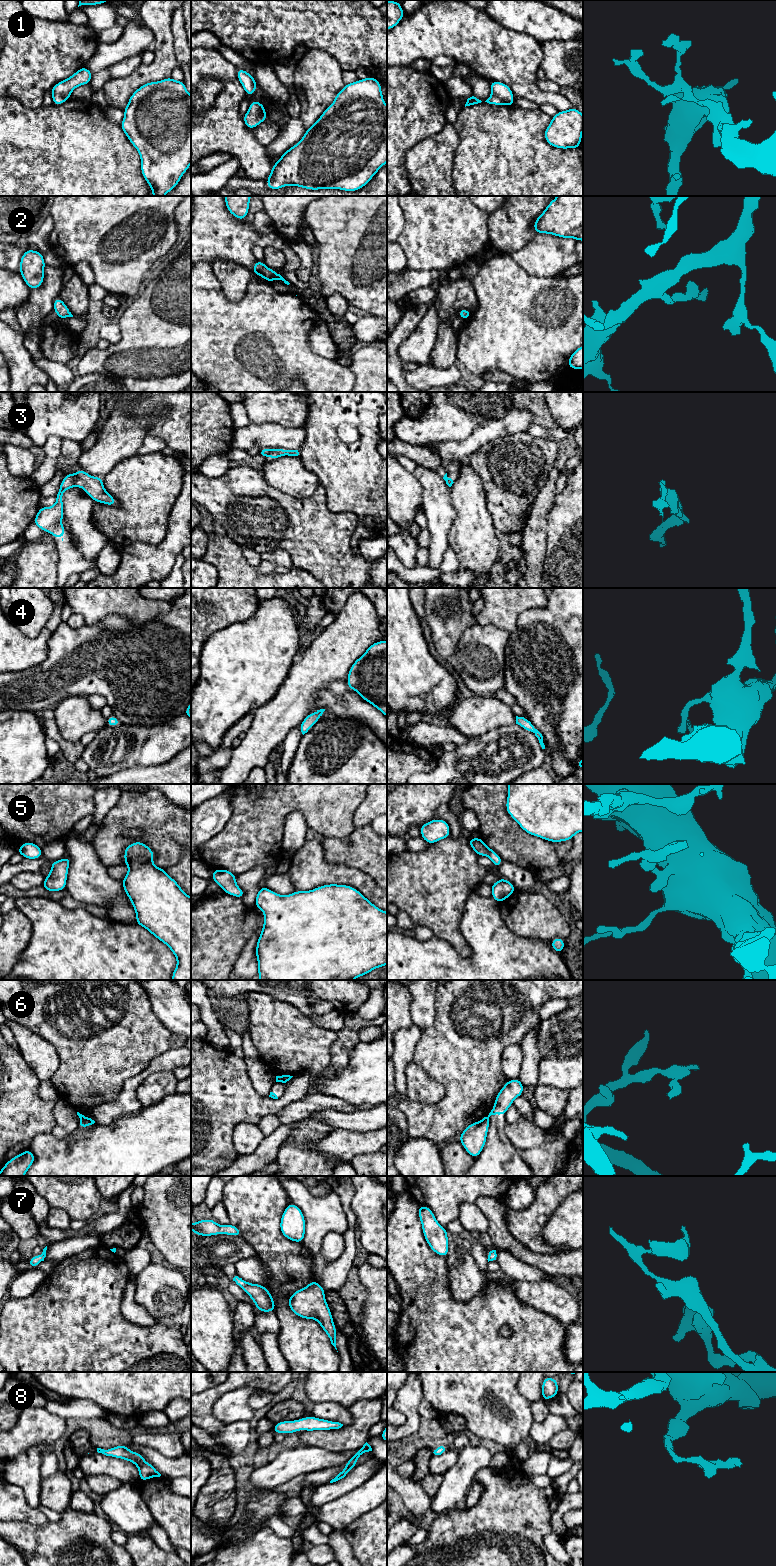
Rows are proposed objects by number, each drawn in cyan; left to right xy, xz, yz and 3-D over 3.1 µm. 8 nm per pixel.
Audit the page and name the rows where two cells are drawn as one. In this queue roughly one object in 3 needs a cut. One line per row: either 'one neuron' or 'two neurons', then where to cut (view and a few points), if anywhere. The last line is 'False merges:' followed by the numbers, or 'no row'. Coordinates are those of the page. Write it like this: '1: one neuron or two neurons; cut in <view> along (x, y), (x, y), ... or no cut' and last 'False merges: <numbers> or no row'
1: one neuron; no cut
2: one neuron; no cut
3: two neurons; cut in xy along (74, 477), (73, 484)
4: one neuron; no cut
5: one neuron; no cut
6: two neurons; cut in xy along (85, 1116), (80, 1119)
7: one neuron; no cut
8: one neuron; no cut
False merges: 3, 6

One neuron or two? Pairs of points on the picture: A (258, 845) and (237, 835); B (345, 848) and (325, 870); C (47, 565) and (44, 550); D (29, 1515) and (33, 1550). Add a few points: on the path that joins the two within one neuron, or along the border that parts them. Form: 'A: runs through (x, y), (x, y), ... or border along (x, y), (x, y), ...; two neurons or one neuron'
A: runs through (253, 840), (251, 838), (242, 838); one neuron
B: border along (320, 842), (323, 857), (327, 861), (354, 868); two neurons
C: runs through (44, 561), (44, 554); one neuron
D: border along (49, 1521), (42, 1525), (17, 1522); two neurons

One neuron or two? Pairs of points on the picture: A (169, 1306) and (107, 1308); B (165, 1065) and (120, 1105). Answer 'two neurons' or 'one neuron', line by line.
A: two neurons
B: one neuron

